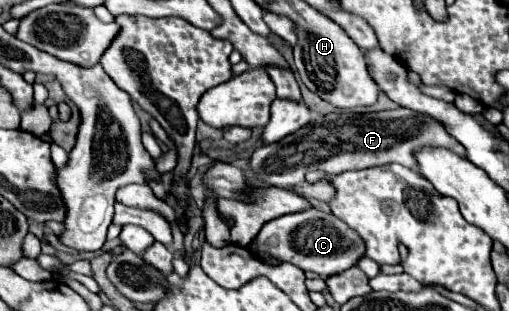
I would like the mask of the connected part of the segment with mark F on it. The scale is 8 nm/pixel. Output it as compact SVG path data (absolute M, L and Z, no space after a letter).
M397 107L377 113L327 113L317 117L315 123L303 125L297 133L291 133L273 145L257 147L253 151L251 171L257 183L289 189L321 201L331 201L333 185L327 181L311 185L305 181L305 173L325 171L327 175L339 175L351 169L367 169L387 163L399 163L417 171L417 161L413 157L413 149L417 147L445 147L465 155L465 147L449 137L437 121L427 115Z

